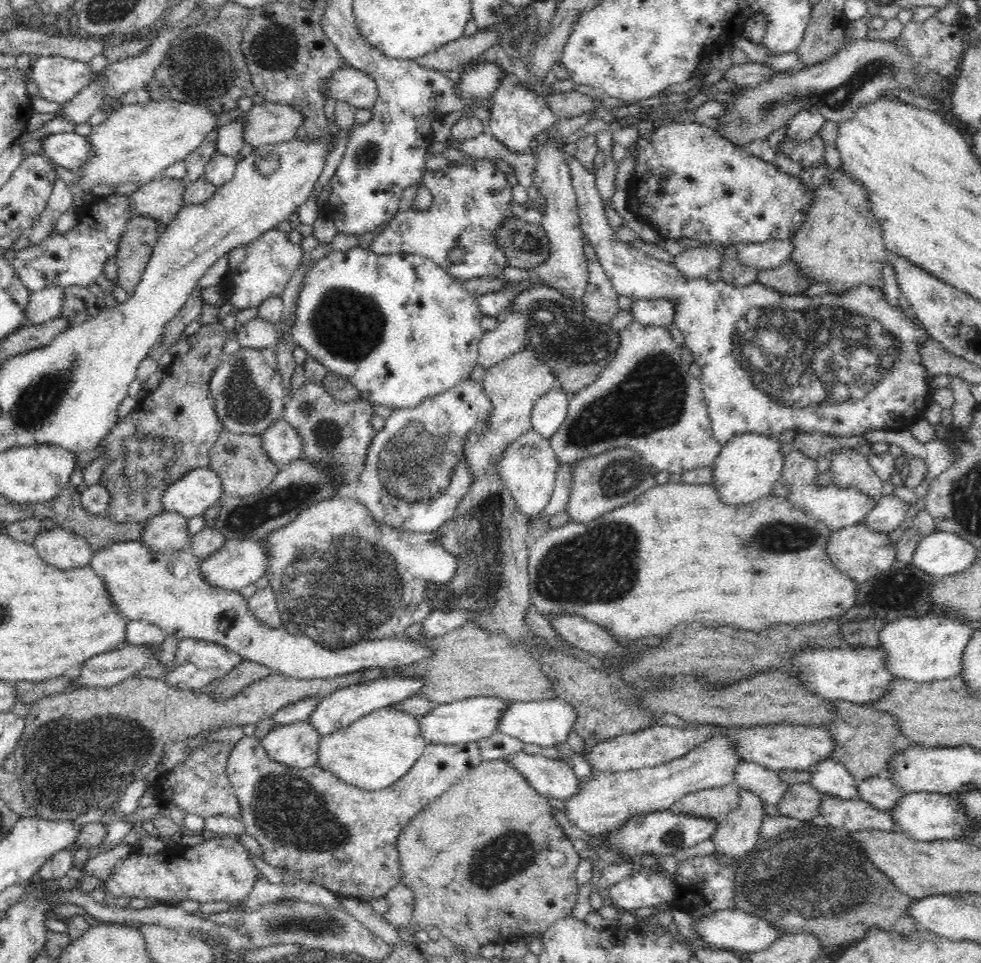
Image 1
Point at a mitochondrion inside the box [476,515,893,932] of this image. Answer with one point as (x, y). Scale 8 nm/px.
(797, 862)

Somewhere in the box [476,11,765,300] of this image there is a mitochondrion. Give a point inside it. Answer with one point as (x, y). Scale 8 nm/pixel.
(531, 244)

